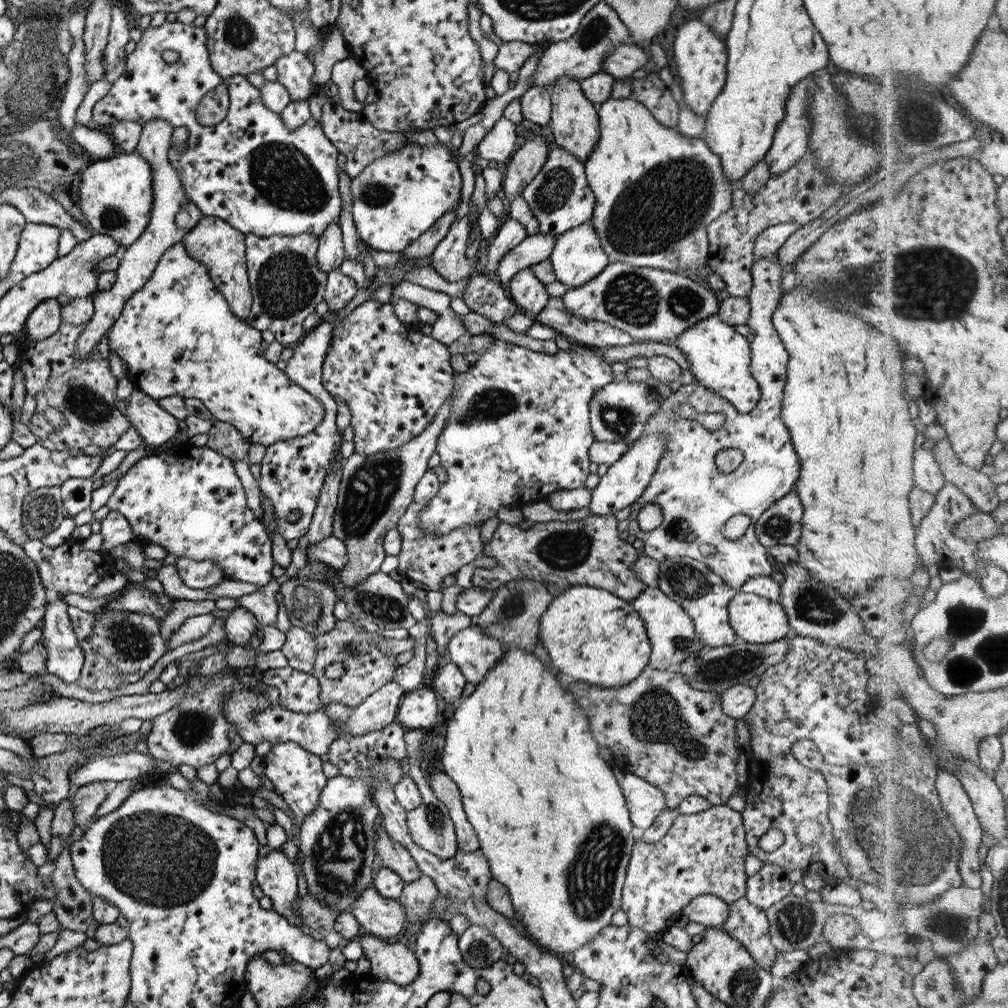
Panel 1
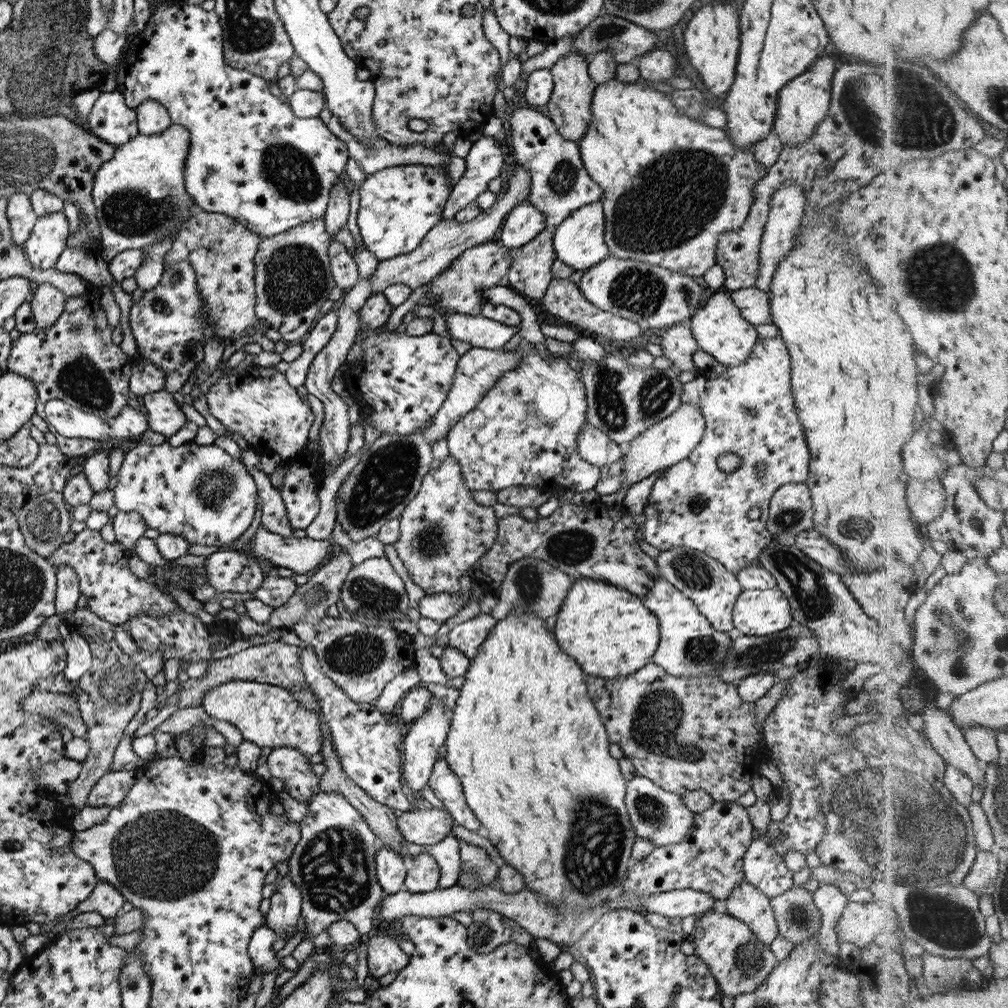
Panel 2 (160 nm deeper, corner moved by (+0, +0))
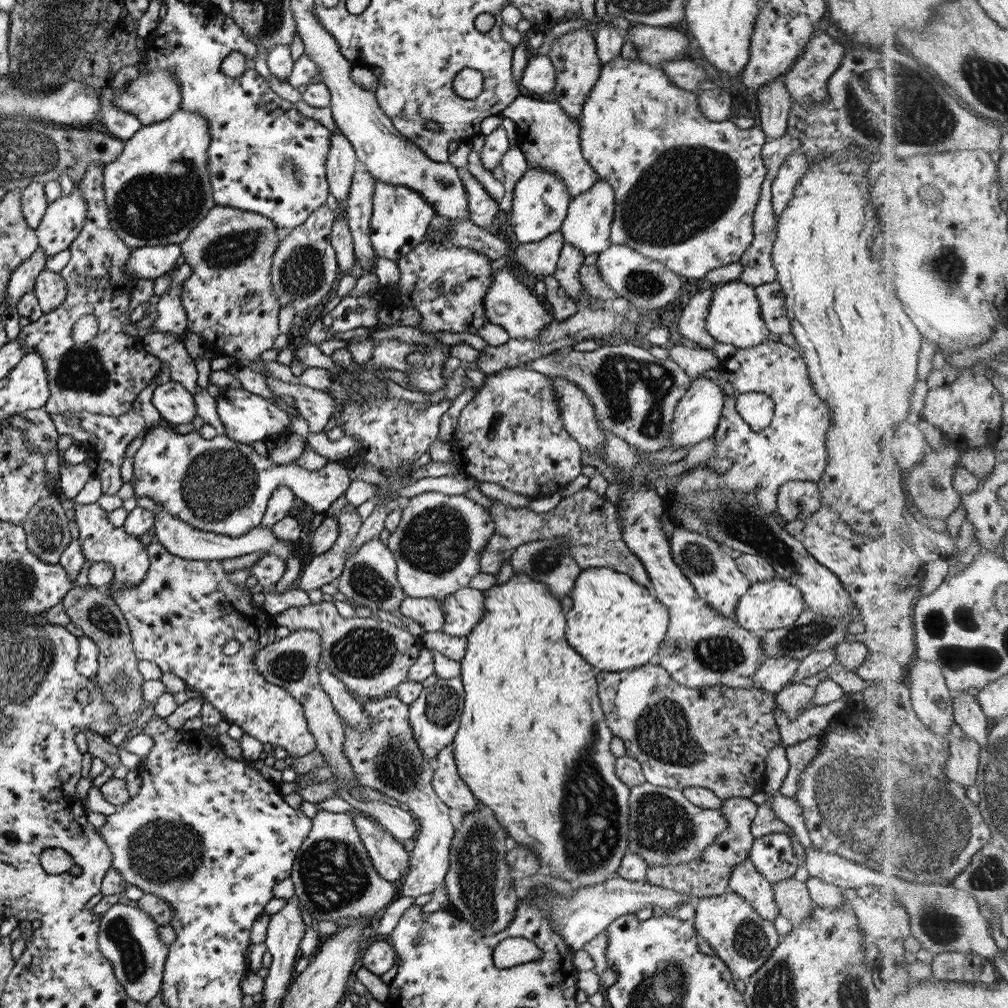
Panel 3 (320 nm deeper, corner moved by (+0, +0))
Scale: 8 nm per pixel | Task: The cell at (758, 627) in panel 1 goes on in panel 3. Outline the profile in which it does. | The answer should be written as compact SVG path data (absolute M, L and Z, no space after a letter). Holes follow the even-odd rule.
M774 576L769 580L750 583L748 589L739 597L734 608L733 617L739 628L763 634L766 631L790 626L804 608L799 589L786 580Z

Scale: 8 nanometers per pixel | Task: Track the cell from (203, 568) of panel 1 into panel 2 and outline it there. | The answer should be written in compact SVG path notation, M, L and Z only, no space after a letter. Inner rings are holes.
M233 549L214 551L205 557L204 569L207 575L202 577L207 577L205 582L209 583L217 592L254 592L264 578L274 577L277 574L275 567L264 573L251 557Z

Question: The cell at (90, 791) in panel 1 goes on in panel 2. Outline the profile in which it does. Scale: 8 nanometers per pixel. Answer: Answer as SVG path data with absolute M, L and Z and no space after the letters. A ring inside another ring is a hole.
M137 771L108 772L99 778L86 798L87 806L117 806L134 783Z

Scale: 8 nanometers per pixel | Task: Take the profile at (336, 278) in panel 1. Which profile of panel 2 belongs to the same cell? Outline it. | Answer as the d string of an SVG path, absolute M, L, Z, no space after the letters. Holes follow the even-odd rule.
M330 241L327 249L329 268L333 278L333 286L342 291L348 291L357 284L360 276L356 271L356 264L350 257L343 244Z

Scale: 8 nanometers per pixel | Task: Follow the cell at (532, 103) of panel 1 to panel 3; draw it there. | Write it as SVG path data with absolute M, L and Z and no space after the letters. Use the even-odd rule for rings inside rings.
M533 52L521 72L520 82L529 92L545 94L554 87L554 68L548 55Z

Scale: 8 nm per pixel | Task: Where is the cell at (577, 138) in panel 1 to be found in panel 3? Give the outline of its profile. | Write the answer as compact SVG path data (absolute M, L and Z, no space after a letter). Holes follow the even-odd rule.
M584 27L571 30L551 41L548 57L554 68L553 100L559 103L567 116L578 122L583 101L593 88L602 67L596 53L594 36Z

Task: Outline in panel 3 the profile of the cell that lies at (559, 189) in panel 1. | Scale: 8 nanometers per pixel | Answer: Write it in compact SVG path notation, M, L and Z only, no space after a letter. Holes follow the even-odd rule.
M519 94L507 105L507 108L502 110L501 114L513 121L517 148L521 150L527 166L543 168L543 170L555 174L563 182L563 188L567 190L570 200L587 192L593 186L593 182L597 182L598 177L595 172L581 156L580 124L567 116L559 103L532 99Z

